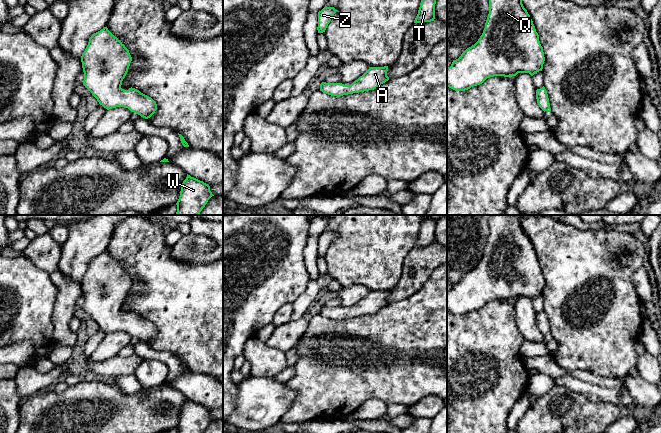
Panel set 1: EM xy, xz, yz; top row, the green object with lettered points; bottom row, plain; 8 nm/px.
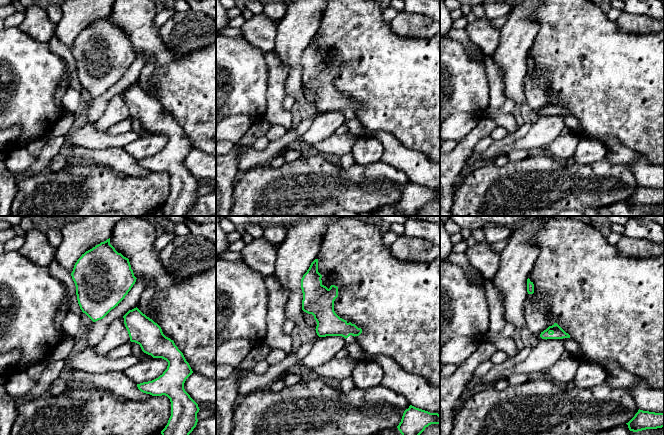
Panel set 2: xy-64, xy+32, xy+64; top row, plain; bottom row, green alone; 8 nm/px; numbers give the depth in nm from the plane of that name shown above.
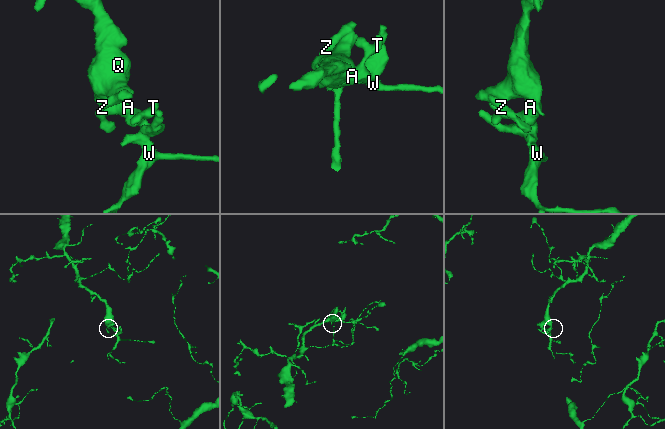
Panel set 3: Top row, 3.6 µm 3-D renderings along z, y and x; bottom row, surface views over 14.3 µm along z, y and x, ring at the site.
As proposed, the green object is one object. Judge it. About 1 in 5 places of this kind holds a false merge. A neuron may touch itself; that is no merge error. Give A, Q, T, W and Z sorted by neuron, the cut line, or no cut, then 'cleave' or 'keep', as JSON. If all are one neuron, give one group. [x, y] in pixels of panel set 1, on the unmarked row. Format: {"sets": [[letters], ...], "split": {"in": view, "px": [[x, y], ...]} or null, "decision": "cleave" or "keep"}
{"sets": [["A", "Q", "T", "W", "Z"]], "split": null, "decision": "keep"}

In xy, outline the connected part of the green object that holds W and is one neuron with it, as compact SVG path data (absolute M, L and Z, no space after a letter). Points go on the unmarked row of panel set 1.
M187 398L181 409L177 433L203 433L212 420L208 408Z

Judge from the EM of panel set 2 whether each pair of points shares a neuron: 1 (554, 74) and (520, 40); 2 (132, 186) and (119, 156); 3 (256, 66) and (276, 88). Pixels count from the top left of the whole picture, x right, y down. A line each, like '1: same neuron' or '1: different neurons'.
1: different neurons
2: different neurons
3: different neurons

